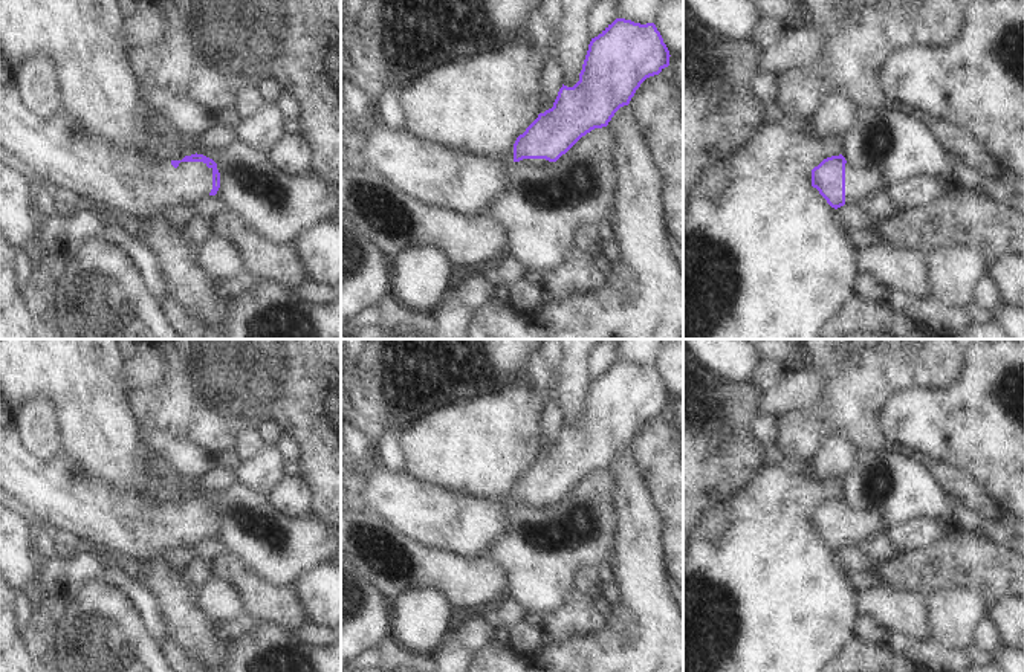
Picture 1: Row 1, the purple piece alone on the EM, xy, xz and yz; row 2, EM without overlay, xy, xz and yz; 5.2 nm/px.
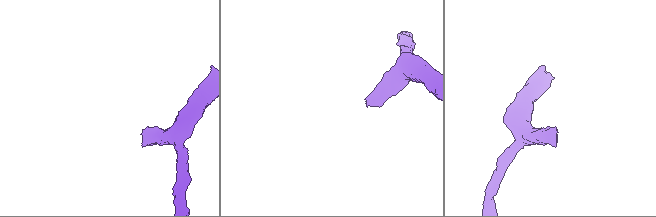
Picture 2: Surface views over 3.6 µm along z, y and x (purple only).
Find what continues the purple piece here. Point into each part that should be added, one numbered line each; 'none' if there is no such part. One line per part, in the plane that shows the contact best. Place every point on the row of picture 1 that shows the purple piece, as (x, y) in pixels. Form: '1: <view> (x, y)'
1: xy (55, 148)

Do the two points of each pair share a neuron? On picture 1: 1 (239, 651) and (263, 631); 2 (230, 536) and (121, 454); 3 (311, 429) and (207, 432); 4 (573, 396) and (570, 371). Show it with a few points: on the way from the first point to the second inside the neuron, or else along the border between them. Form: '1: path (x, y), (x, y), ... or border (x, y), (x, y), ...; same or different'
1: path (245, 649), (257, 637); same
2: border (155, 448), (149, 492), (156, 501); different
3: path (285, 410), (233, 410); same
4: path (572, 390), (572, 378); same

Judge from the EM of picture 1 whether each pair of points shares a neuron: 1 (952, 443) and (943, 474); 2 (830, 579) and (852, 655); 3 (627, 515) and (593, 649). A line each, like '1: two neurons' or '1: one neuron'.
1: two neurons
2: two neurons
3: one neuron

